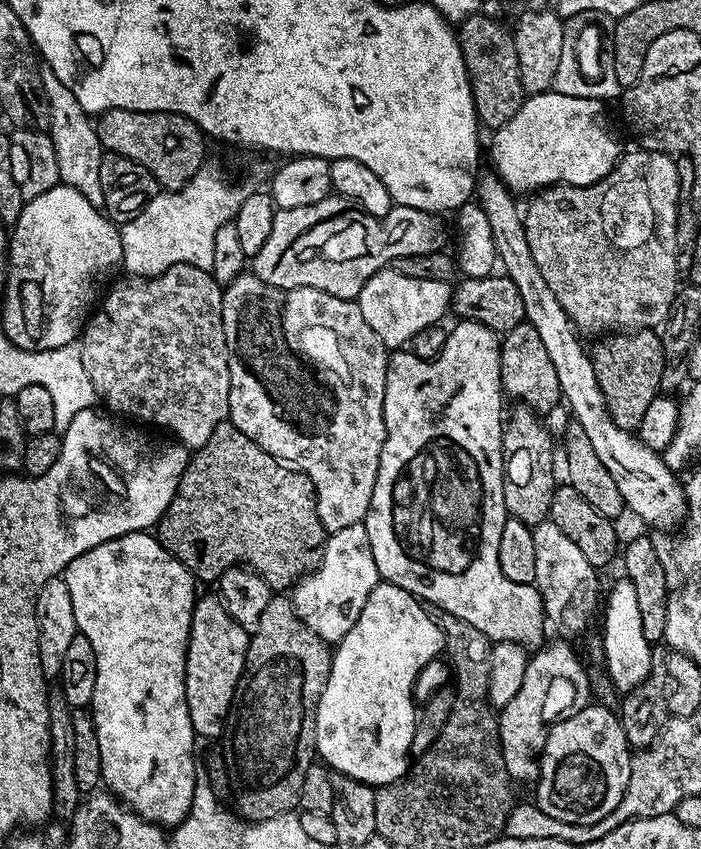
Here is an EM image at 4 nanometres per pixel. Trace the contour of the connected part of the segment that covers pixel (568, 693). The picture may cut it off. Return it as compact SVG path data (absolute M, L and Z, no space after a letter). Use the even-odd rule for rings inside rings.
M551 642L545 643L539 650L533 651L528 657L528 665L526 666L526 678L522 678L522 686L518 689L518 694L514 694L514 698L510 698L510 702L506 702L504 708L499 709L498 715L500 717L500 745L502 746L502 754L504 755L504 761L506 762L506 770L512 775L513 781L520 782L520 780L529 780L529 782L535 782L540 778L540 756L544 752L546 746L546 738L548 737L548 730L561 719L565 714L571 713L573 709L584 708L590 702L588 696L592 692L592 684L588 681L588 672L584 669L584 664L580 661L580 656L571 648L571 643L560 642L564 644L551 644Z

